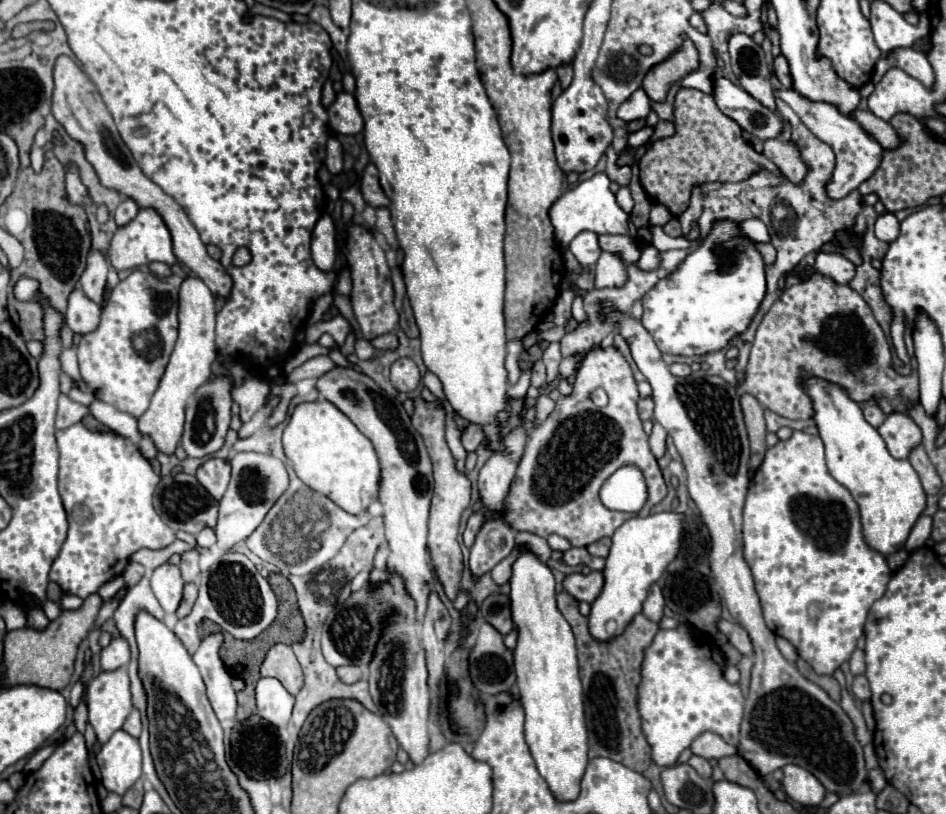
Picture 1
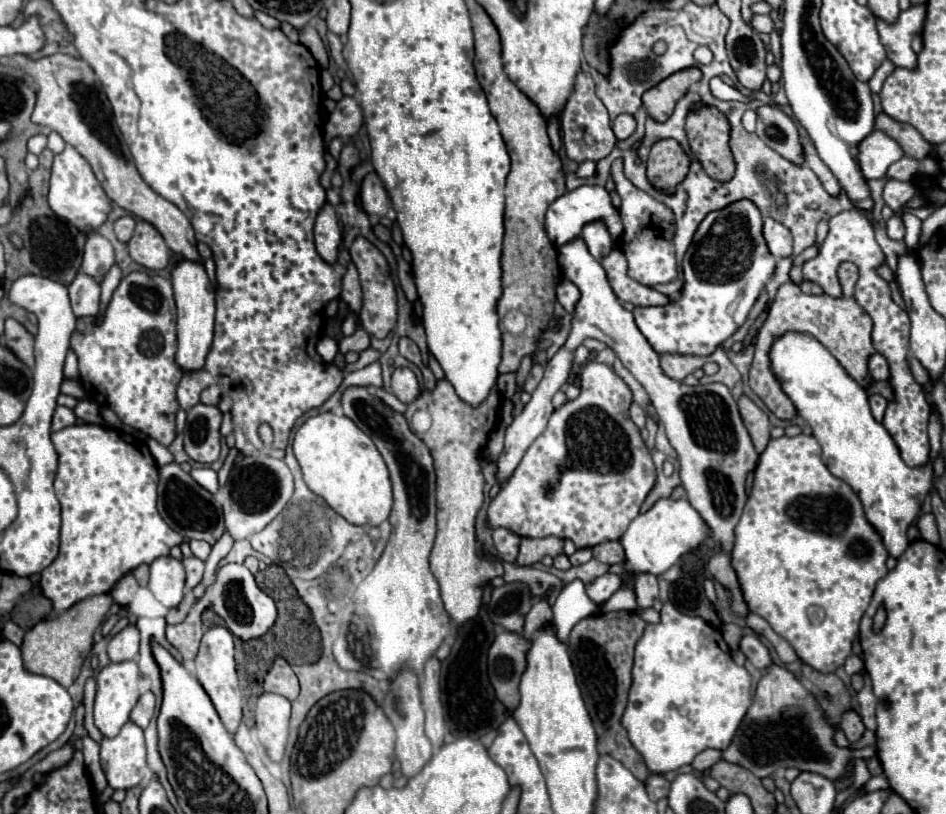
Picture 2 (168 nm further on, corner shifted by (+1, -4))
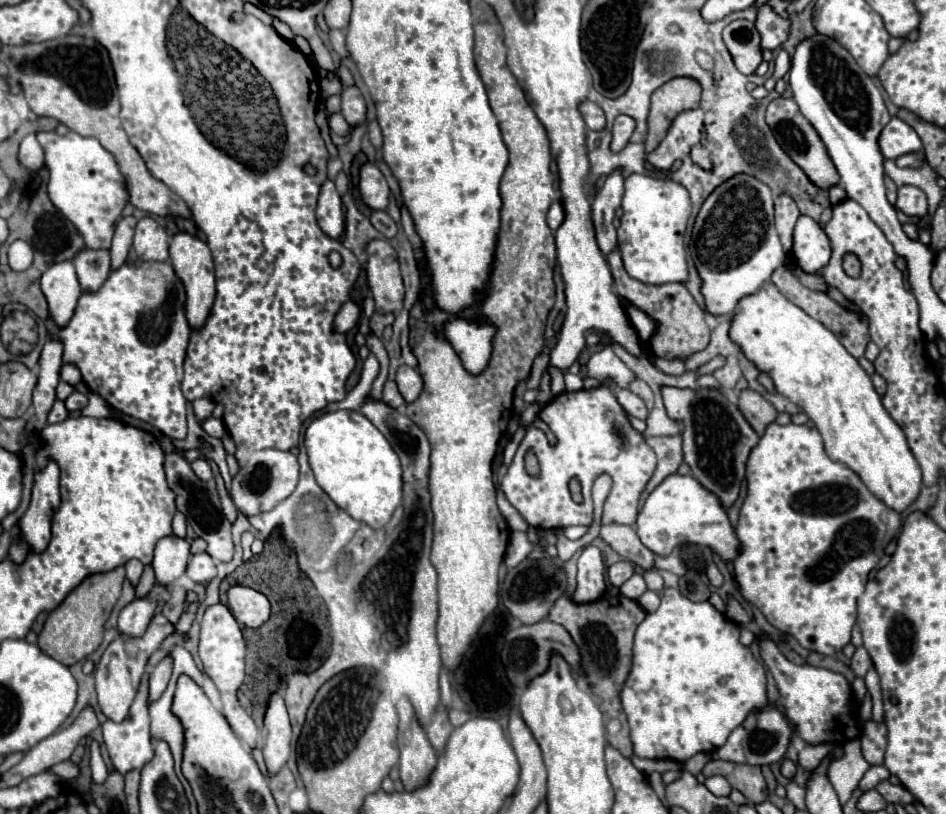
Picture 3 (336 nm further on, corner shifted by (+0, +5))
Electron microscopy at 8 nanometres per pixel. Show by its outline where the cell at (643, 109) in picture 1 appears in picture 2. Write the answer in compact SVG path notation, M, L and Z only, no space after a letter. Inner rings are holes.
M627 114L617 116L617 118L613 120L613 132L615 132L617 140L629 138L629 136L635 132L635 120L631 120L631 116L627 116Z

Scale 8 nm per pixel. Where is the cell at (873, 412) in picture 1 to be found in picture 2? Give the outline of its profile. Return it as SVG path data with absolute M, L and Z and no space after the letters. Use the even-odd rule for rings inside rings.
M873 394L873 396L869 396L869 404L871 404L873 418L875 418L877 422L881 422L881 420L883 420L883 412L885 412L885 408L887 408L887 400L885 400L883 396L879 396L879 394Z

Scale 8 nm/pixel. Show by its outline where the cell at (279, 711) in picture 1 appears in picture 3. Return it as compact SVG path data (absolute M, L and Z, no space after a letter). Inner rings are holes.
M272 693L264 713L264 727L262 727L262 751L268 773L274 775L290 757L290 737L292 727L288 719L288 711L284 707L284 697L280 693Z

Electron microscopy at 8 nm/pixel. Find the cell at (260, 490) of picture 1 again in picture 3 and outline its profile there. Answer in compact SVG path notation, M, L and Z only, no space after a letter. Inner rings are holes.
M262 449L250 453L248 463L242 465L238 473L232 477L230 497L242 515L252 517L272 511L280 501L284 501L296 489L296 483L298 483L296 455L280 449Z

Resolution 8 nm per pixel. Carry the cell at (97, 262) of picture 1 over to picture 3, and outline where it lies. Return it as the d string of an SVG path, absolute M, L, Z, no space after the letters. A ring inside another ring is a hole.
M40 131L36 137L46 151L46 167L50 171L50 201L66 219L76 225L88 249L110 249L114 221L120 217L128 201L126 183L114 157L100 145L98 139L82 137L72 131L62 137L54 131Z

